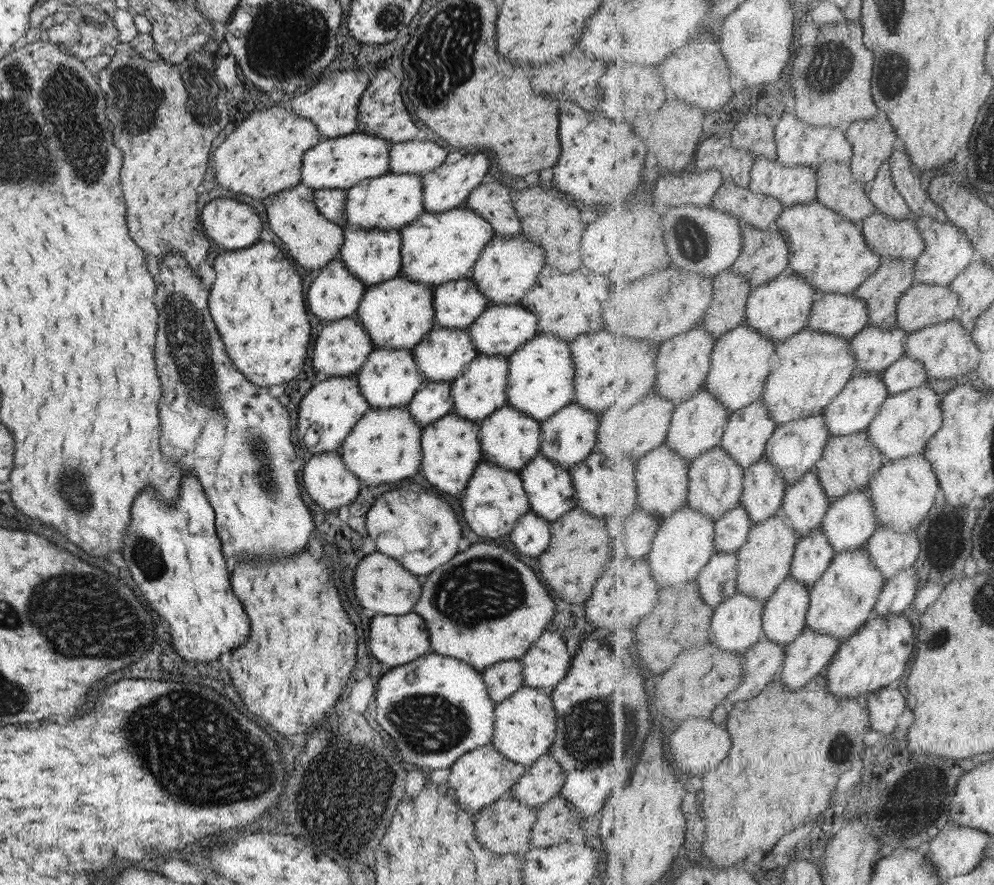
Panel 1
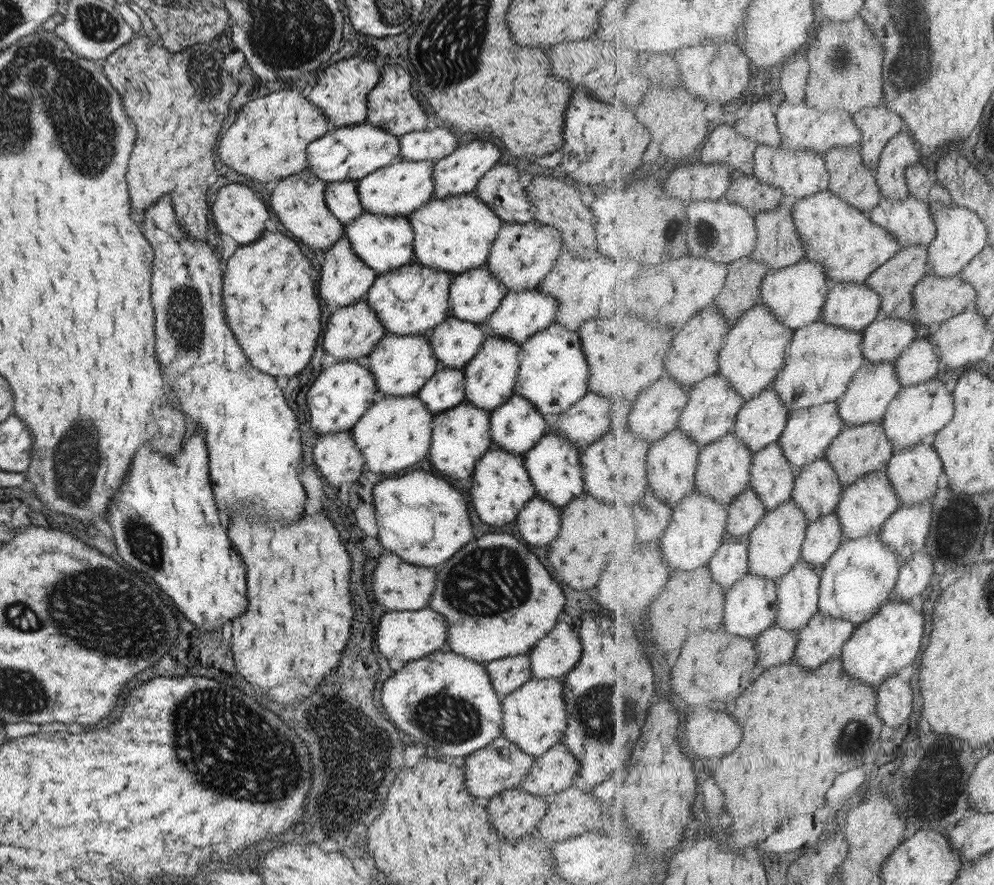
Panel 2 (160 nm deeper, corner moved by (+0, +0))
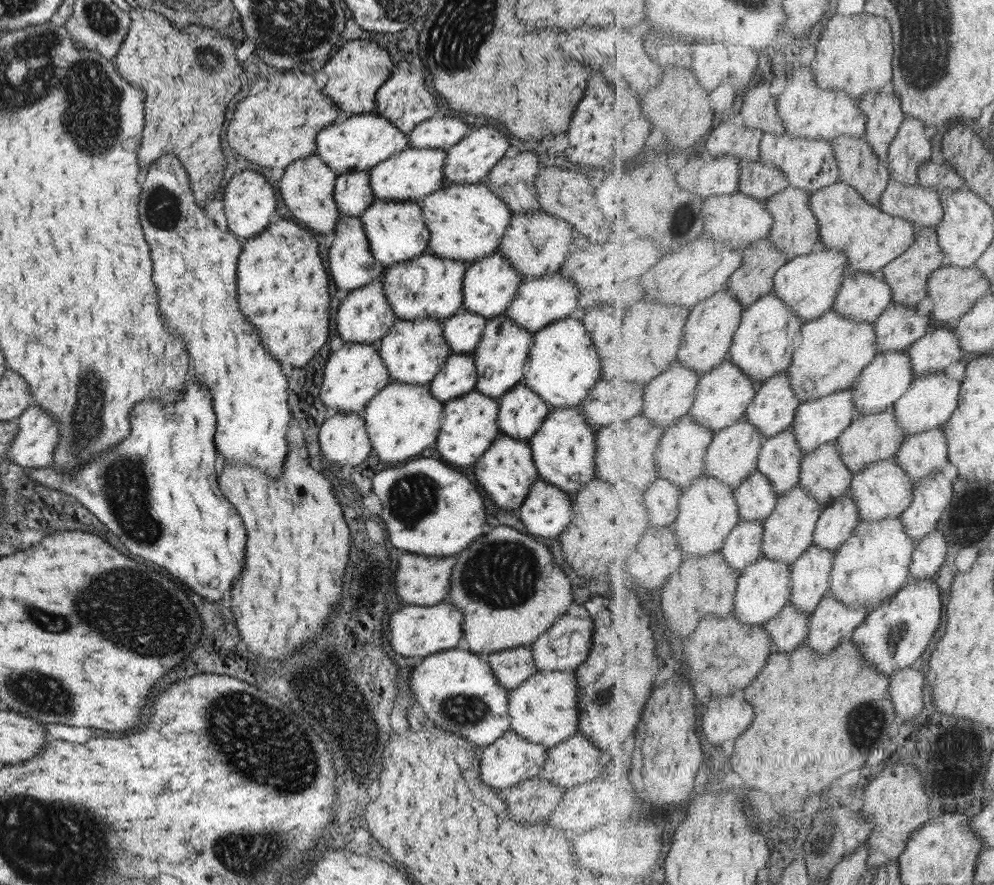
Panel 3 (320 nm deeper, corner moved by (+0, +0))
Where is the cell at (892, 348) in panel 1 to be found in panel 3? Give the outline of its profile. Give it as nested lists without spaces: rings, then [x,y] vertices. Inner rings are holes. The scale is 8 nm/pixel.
[[[892,302],[874,325],[878,352],[907,351],[931,330],[929,317],[919,314],[914,306]]]

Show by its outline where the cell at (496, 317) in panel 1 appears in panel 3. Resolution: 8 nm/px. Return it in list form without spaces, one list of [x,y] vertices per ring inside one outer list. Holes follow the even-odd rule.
[[[557,273],[543,278],[523,280],[503,315],[517,326],[534,333],[550,322],[573,316],[573,312],[577,310],[578,292],[579,289],[575,283]]]

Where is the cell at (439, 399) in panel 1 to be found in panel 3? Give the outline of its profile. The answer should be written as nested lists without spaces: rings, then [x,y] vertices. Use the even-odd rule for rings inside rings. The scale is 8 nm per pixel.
[[[453,354],[445,359],[440,371],[428,383],[429,392],[442,404],[473,391],[477,378],[472,354]]]

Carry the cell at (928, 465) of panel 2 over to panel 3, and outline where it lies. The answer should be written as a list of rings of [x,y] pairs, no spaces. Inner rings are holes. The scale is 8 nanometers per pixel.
[[[933,429],[908,436],[895,458],[917,486],[922,478],[943,470],[950,462],[945,430]]]

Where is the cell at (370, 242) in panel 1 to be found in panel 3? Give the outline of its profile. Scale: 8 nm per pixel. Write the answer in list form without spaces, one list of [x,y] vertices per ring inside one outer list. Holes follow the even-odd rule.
[[[374,199],[372,204],[358,217],[371,254],[383,268],[401,261],[411,260],[427,252],[429,232],[421,220],[421,208],[418,203],[410,200],[382,201]]]

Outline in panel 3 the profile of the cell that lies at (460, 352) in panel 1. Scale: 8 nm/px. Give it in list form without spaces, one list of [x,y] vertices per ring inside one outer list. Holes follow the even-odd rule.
[[[465,309],[457,310],[442,323],[442,335],[453,354],[472,354],[479,342],[484,329],[486,318],[467,312]]]

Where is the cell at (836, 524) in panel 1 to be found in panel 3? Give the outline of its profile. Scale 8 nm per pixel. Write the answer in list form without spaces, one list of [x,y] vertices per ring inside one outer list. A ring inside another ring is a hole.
[[[891,458],[871,463],[865,470],[855,473],[848,493],[860,506],[862,516],[860,522],[861,520],[865,522],[898,517],[903,514],[913,502],[915,487],[912,478],[908,476],[896,458]]]

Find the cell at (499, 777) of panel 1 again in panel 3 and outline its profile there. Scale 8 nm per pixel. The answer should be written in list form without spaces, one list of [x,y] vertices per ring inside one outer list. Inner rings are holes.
[[[511,729],[504,732],[497,740],[482,747],[481,780],[491,788],[507,788],[526,779],[534,779],[546,759],[547,749],[542,744],[535,744],[520,736]]]

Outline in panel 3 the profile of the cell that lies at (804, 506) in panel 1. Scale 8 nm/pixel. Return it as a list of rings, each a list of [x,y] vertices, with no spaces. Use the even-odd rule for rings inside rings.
[[[838,442],[820,445],[804,455],[799,484],[824,508],[845,496],[854,474],[844,463]]]

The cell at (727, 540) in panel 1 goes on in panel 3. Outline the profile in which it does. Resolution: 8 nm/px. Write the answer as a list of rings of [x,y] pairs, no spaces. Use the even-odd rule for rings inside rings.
[[[757,469],[740,488],[735,497],[740,504],[740,518],[750,521],[765,521],[776,510],[779,495],[773,481]]]

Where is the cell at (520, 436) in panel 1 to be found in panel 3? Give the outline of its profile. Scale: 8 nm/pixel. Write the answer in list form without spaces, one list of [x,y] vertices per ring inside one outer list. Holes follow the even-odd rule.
[[[522,382],[507,389],[497,399],[498,413],[496,423],[498,432],[516,439],[528,439],[541,426],[543,419],[551,411],[548,404],[541,400]]]

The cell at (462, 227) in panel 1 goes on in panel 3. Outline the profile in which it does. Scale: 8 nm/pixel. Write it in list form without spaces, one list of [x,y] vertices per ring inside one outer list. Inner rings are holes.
[[[483,181],[473,184],[441,185],[419,200],[421,220],[427,226],[427,253],[442,259],[463,261],[466,264],[497,252],[499,241],[509,227],[512,216],[502,198],[487,188]]]

